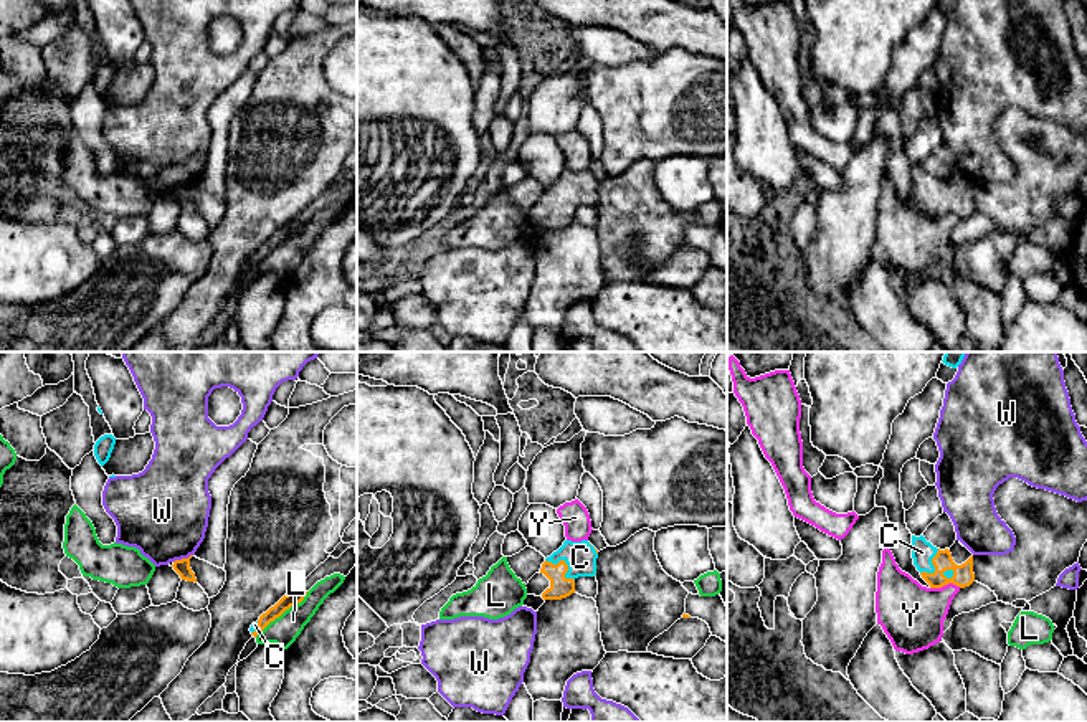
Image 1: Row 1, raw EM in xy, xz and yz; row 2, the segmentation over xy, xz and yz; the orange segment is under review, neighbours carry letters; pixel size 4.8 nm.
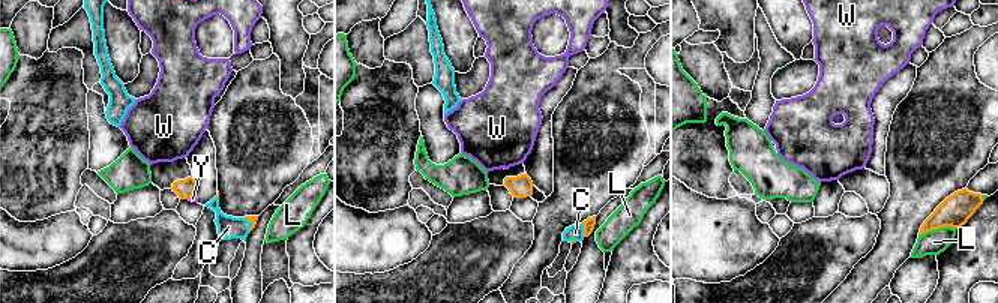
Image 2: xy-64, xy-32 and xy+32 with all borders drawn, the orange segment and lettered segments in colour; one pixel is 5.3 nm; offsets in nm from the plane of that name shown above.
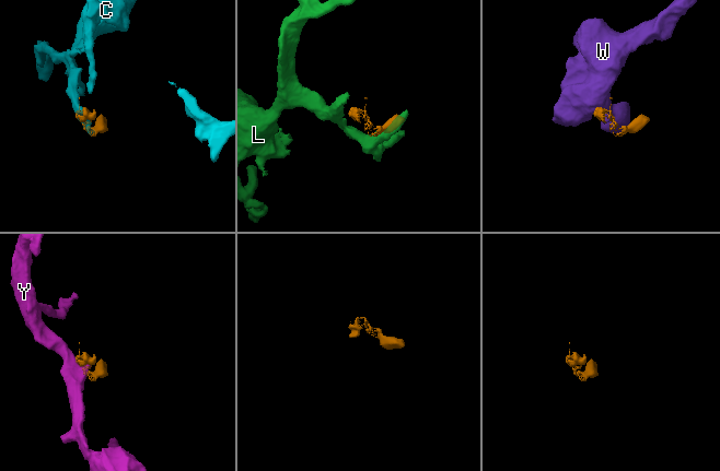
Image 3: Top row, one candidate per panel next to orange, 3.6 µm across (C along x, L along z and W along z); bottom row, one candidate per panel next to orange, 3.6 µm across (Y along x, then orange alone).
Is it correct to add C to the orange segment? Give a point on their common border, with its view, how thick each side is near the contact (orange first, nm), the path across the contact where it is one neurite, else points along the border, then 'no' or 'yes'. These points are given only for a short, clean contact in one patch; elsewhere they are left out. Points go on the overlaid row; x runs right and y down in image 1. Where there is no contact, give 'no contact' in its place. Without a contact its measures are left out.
meets orange in xz at (565, 564); 110 nm thick on the orange side, 150 nm on the other; yes

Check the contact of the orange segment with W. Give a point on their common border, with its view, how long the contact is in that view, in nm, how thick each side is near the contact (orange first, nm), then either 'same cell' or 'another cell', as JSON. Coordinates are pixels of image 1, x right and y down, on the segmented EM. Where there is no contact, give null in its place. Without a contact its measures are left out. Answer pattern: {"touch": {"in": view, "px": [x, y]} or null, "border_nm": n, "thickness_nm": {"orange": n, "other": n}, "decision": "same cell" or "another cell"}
{"touch": {"in": "xy", "px": [182, 559]}, "border_nm": 100, "thickness_nm": {"orange": 80, "other": 440}, "decision": "another cell"}

